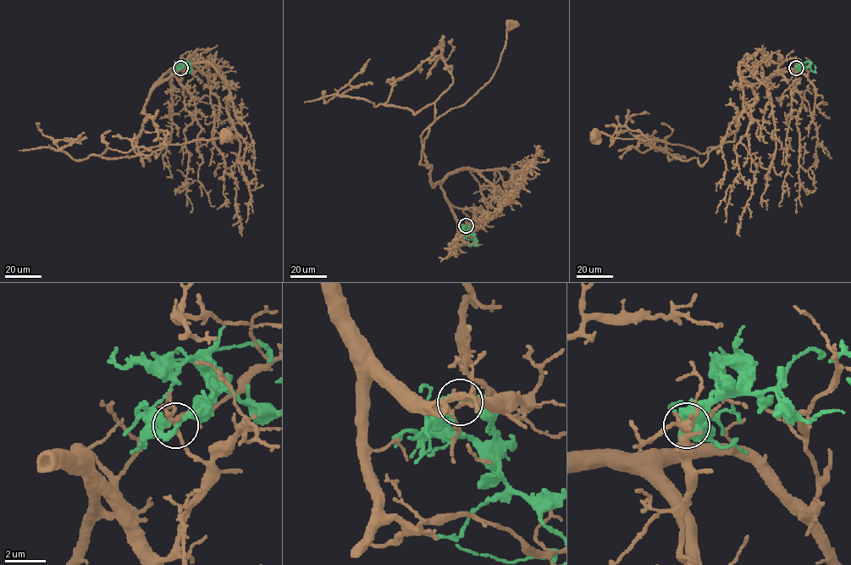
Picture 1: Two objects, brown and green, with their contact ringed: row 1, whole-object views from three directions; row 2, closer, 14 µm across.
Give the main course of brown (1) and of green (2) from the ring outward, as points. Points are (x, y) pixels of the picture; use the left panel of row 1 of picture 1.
1: (180, 68), (183, 74), (179, 80), (168, 72), (151, 89), (135, 152), (218, 138), (221, 131), (226, 135)
2: (180, 68), (185, 65), (190, 71), (183, 67), (184, 65)

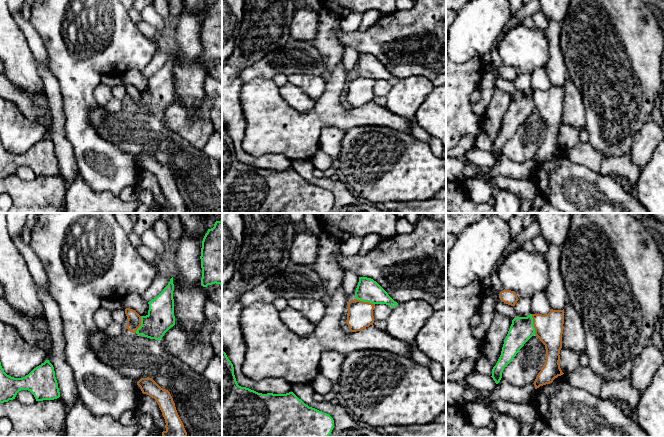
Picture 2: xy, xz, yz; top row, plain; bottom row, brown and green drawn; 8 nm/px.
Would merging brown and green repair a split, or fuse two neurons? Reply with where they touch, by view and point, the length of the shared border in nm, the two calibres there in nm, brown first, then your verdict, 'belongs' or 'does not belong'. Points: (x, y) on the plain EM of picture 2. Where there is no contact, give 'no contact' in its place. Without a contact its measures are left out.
meets brown in yz at (533, 100); contact 170 nm long; 220 nm thick on the brown side, 190 nm on the other; does not belong

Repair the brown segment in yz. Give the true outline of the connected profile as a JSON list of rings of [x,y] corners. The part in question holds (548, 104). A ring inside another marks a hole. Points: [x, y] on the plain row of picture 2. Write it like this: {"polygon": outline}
{"polygon": [[[551,85],[548,90],[532,90],[535,111],[545,121],[546,136],[538,149],[534,162],[550,160],[555,154],[563,151],[560,144],[560,126],[562,124],[562,110],[564,100],[564,85]]]}

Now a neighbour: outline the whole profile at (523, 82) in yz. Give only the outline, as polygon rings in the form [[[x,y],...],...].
[[[531,73],[520,75],[514,82],[518,93],[527,93],[531,90]]]

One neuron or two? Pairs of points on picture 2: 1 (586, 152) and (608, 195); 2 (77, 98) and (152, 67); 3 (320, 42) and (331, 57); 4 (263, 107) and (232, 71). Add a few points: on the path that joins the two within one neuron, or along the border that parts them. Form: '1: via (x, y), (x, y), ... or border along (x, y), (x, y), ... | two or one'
1: border along (574, 162), (598, 172) | two
2: border along (155, 51), (151, 61), (142, 71) | two
3: via (324, 46), (331, 53) | one
4: border along (243, 83), (239, 93), (239, 102), (242, 107) | two

